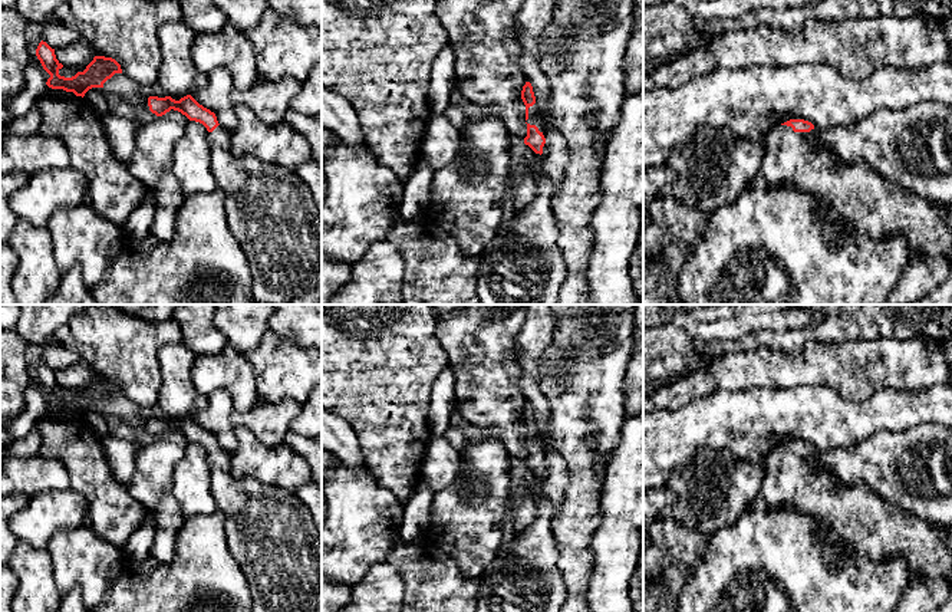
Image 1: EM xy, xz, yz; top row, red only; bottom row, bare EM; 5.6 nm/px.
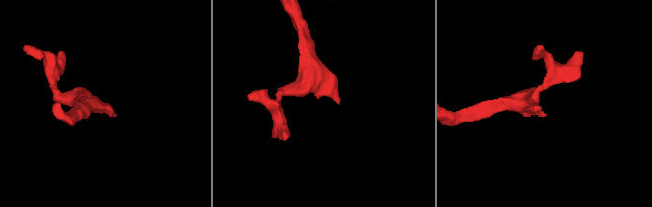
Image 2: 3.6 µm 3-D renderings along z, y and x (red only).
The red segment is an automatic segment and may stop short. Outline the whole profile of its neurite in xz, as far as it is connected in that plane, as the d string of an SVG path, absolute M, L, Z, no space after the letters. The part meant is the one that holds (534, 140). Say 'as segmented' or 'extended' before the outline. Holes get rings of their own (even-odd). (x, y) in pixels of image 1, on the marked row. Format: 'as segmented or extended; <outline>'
extended; M526 82L523 86L521 99L526 105L527 124L527 136L524 138L524 144L528 145L536 154L544 155L547 152L544 125L538 113L536 96L530 82Z

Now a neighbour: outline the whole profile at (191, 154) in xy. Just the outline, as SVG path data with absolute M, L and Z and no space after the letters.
M190 119L185 124L184 135L179 138L174 148L174 172L181 184L185 197L200 193L211 193L218 188L211 170L208 131L202 124Z

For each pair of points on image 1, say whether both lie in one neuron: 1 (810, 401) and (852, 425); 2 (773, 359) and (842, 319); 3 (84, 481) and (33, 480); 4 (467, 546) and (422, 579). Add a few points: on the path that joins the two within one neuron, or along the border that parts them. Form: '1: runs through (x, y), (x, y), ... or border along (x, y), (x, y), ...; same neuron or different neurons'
1: runs through (820, 411), (832, 423), (842, 424); same neuron
2: border along (817, 341), (796, 354), (753, 349); different neurons
3: border along (46, 457), (56, 458), (63, 466), (71, 486); different neurons
4: border along (427, 535), (454, 560), (464, 575), (478, 578); different neurons

